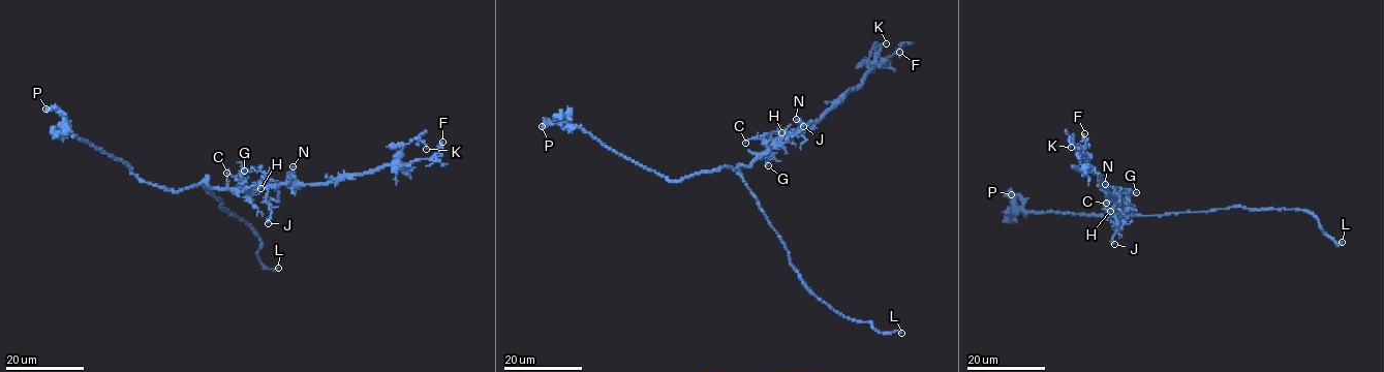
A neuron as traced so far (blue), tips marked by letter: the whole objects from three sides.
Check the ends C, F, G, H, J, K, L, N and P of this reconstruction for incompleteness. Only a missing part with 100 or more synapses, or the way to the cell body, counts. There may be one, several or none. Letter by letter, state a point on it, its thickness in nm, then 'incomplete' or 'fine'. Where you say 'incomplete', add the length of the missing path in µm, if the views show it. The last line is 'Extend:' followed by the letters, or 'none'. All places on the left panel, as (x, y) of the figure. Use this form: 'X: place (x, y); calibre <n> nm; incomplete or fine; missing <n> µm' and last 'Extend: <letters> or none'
C: place (226, 173); calibre 130 nm; fine
F: place (442, 142); calibre 120 nm; fine
G: place (244, 171); calibre 120 nm; fine
H: place (260, 188); calibre 90 nm; fine
J: place (268, 223); calibre 180 nm; fine
K: place (426, 149); calibre 120 nm; fine
L: place (278, 268); calibre 130 nm; incomplete; missing 8 µm
N: place (293, 166); calibre 150 nm; fine
P: place (45, 109); calibre 360 nm; fine
Extend: L

